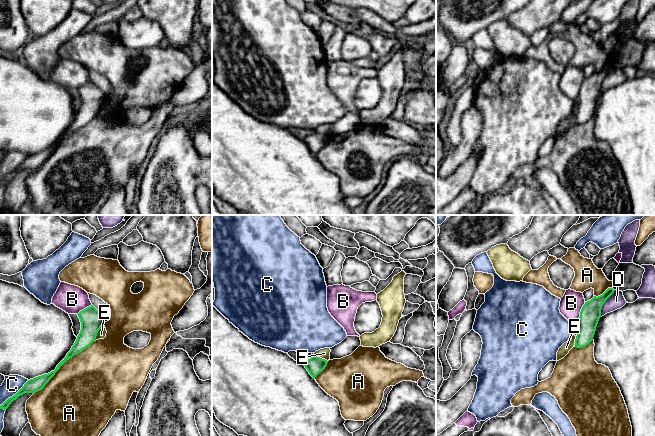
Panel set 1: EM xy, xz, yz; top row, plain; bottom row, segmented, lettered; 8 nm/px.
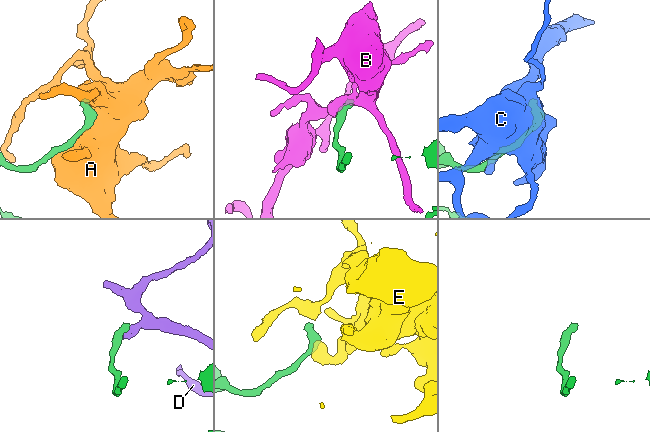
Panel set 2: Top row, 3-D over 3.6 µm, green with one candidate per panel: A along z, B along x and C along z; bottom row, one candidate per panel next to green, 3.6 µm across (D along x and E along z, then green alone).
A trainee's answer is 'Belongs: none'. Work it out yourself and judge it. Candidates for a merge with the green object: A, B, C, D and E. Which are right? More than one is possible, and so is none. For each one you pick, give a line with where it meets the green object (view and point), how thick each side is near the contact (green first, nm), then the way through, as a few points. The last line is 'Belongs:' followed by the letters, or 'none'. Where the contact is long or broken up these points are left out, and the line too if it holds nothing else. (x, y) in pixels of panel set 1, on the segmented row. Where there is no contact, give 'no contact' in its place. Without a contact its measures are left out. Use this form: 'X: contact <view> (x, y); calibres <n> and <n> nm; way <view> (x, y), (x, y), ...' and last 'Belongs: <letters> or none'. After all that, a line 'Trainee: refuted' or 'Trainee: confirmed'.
Belongs: none
Trainee: confirmed

